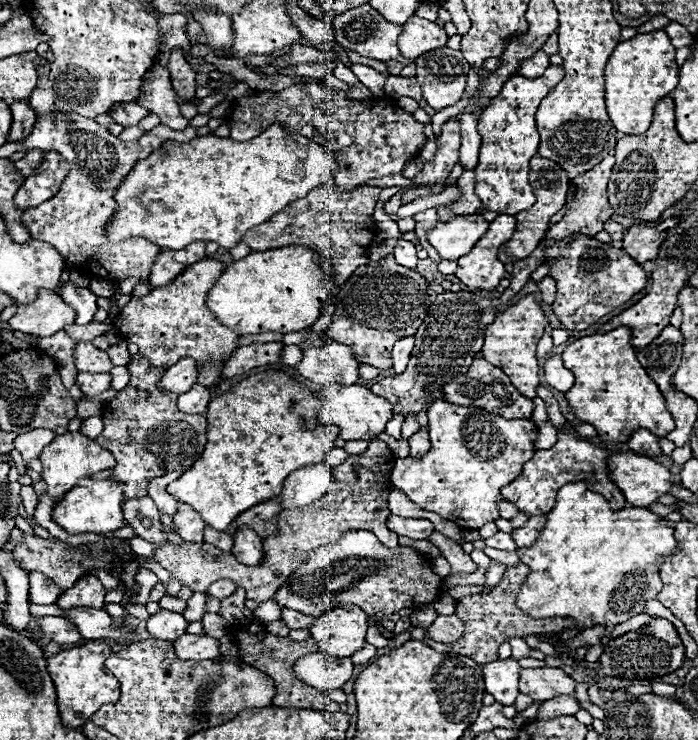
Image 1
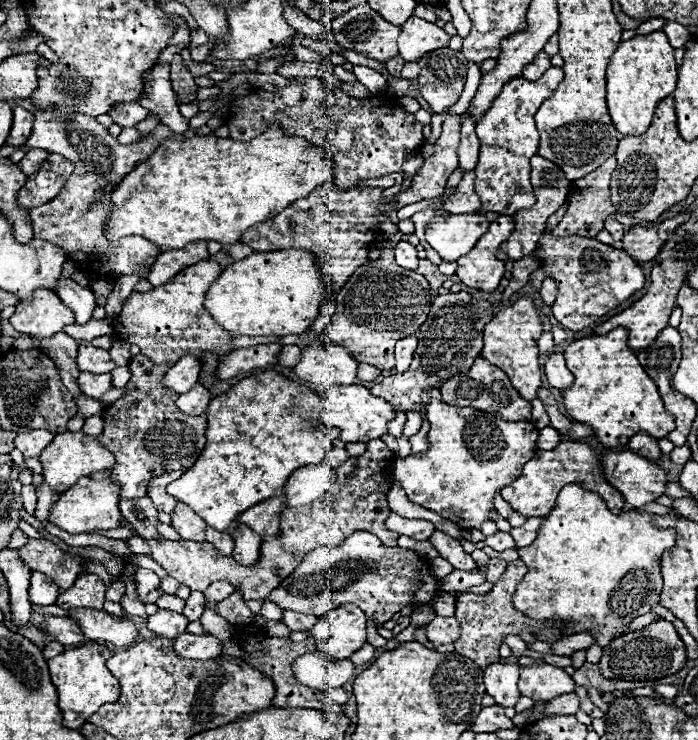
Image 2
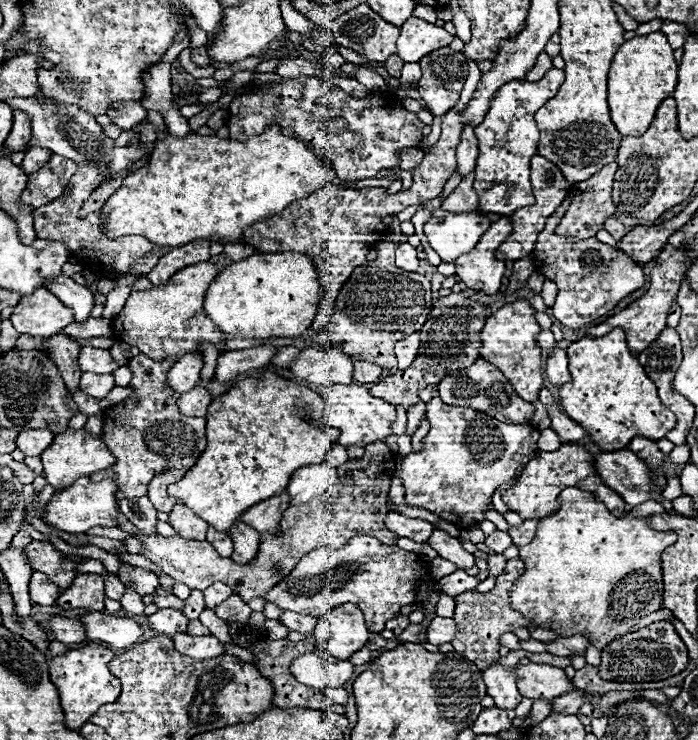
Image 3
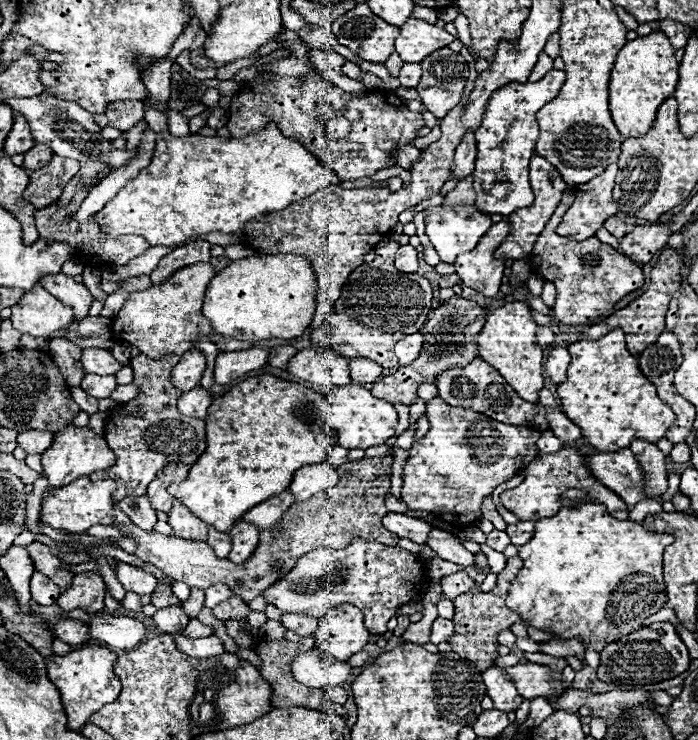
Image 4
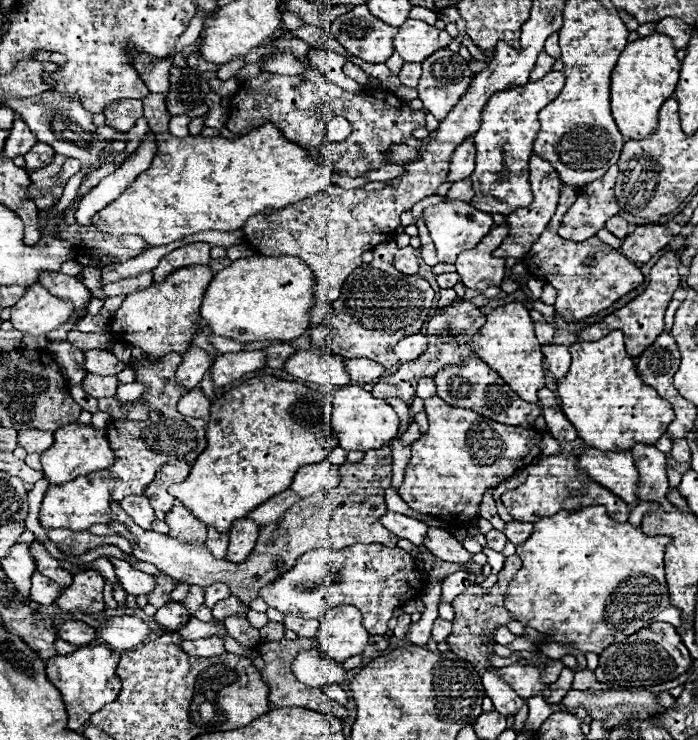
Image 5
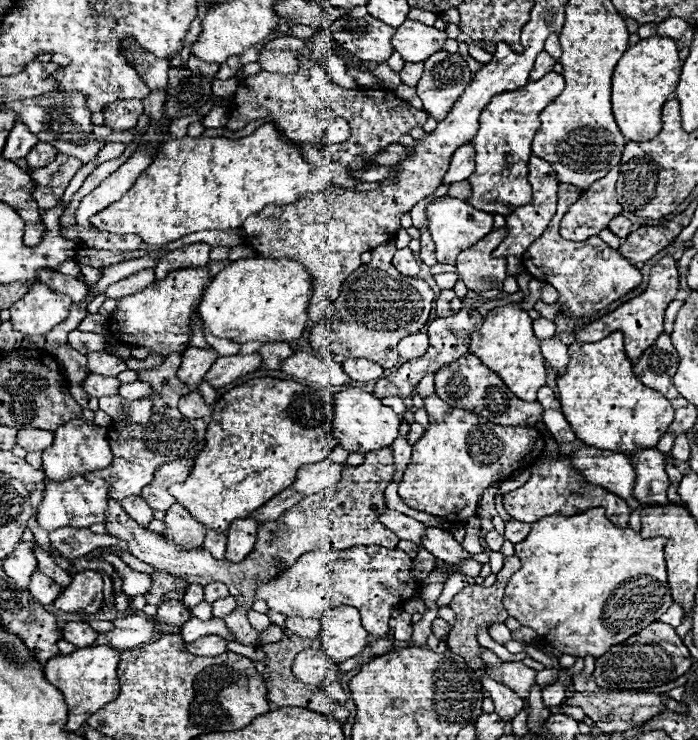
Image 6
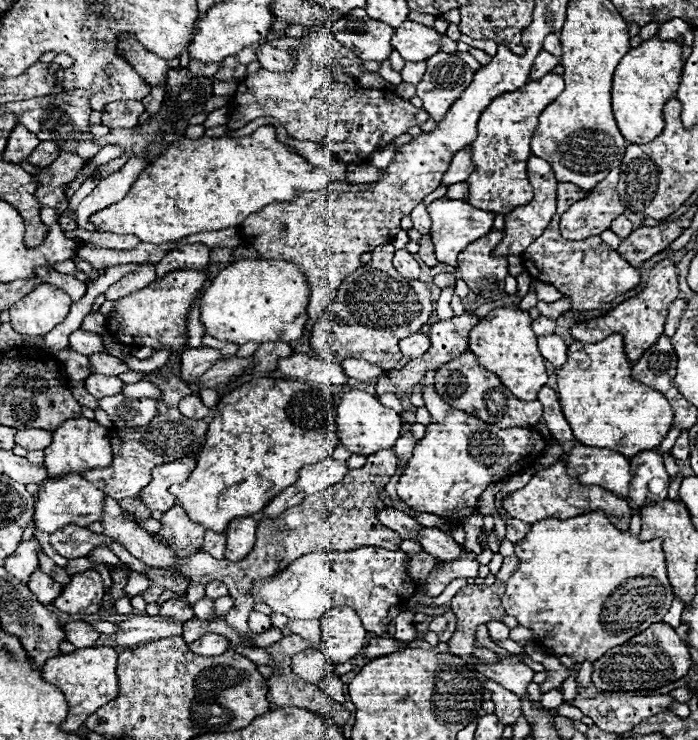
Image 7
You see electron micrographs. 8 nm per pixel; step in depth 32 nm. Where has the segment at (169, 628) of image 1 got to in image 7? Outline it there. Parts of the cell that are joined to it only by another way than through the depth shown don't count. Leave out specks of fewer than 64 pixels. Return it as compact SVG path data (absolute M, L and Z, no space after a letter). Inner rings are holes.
M180 596L180 598L172 598L172 600L166 600L164 604L160 604L160 616L176 620L176 622L188 622L194 618L194 612L188 606L188 602L184 600L184 596Z

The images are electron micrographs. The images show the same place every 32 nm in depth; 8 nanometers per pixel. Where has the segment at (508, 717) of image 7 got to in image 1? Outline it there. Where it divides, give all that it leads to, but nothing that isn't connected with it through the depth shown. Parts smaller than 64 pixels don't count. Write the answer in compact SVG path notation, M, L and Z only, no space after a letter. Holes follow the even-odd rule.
M506 658L506 660L496 660L486 666L482 666L484 672L484 682L486 682L486 692L496 698L496 702L510 706L514 704L518 696L518 674L520 666L516 660Z

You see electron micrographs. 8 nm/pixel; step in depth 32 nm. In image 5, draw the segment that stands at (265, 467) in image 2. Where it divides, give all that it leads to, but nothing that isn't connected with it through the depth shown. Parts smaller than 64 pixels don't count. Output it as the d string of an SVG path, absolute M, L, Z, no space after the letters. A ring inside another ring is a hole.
M256 376L240 386L228 390L222 398L212 402L210 420L206 426L206 450L196 458L188 478L180 484L170 486L170 494L180 500L198 520L216 528L218 532L228 532L232 522L244 518L250 510L270 500L278 492L284 492L300 466L322 462L330 450L338 444L334 430L330 426L330 396L324 392L314 392L298 382L286 382L274 376Z

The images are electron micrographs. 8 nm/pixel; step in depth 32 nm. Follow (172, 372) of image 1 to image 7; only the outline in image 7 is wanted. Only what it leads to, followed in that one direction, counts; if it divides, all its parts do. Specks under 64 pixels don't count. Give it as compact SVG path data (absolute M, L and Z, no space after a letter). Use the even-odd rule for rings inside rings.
M188 348L180 354L180 358L180 378L186 384L194 384L210 366L214 366L222 358L222 354L214 348Z

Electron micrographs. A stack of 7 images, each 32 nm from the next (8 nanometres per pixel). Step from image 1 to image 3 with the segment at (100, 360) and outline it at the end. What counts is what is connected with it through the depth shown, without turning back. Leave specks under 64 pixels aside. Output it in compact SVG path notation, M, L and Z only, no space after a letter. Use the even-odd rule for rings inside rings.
M94 346L80 348L78 364L84 372L92 372L92 374L112 374L118 368L118 364L112 360L108 350L94 348Z

